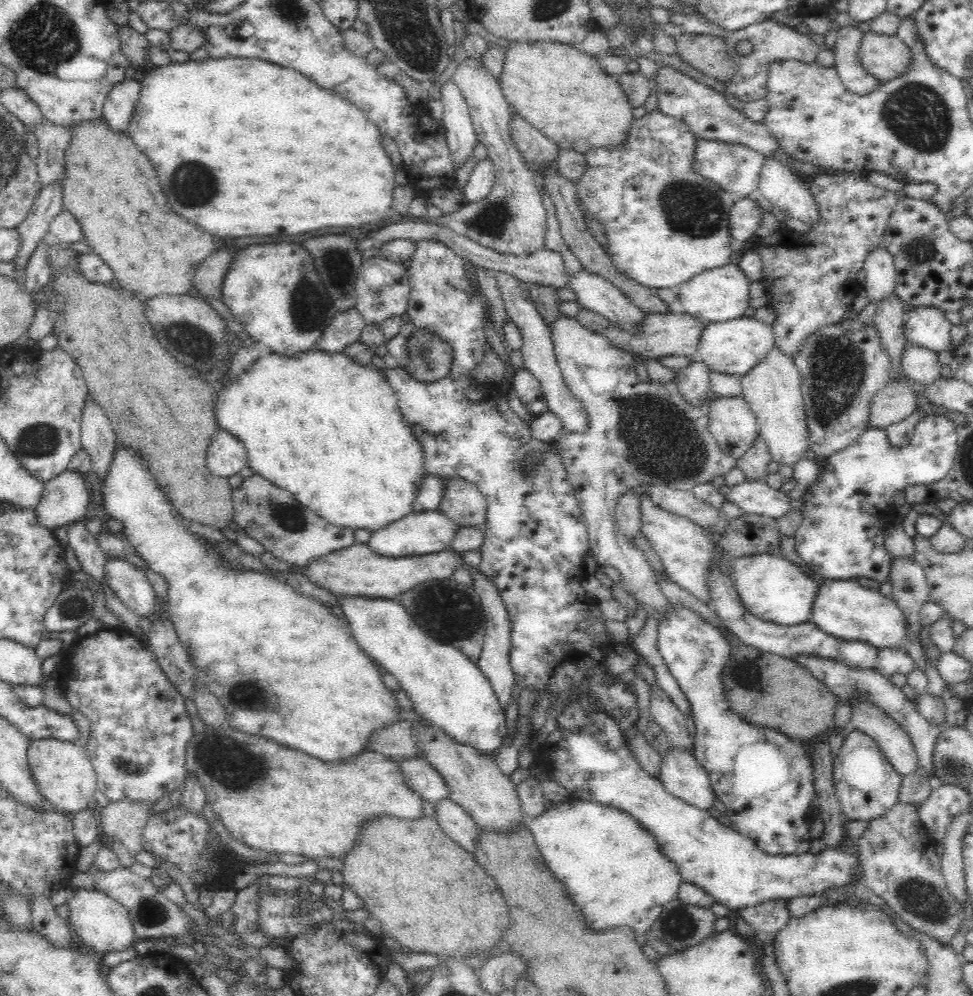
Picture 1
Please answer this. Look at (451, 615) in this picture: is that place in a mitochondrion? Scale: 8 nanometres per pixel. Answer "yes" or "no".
yes

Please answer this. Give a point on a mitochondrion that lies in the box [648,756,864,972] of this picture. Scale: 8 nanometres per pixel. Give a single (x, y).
(679, 924)

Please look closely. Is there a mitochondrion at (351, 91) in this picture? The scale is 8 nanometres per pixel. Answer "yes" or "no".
no

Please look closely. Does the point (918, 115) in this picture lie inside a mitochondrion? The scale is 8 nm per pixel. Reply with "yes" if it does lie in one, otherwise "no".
yes

